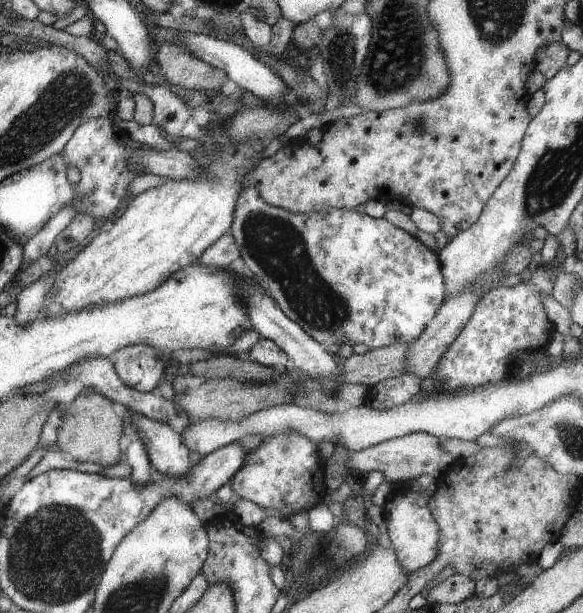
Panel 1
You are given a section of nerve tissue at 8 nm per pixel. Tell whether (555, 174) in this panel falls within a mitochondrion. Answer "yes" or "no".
yes

